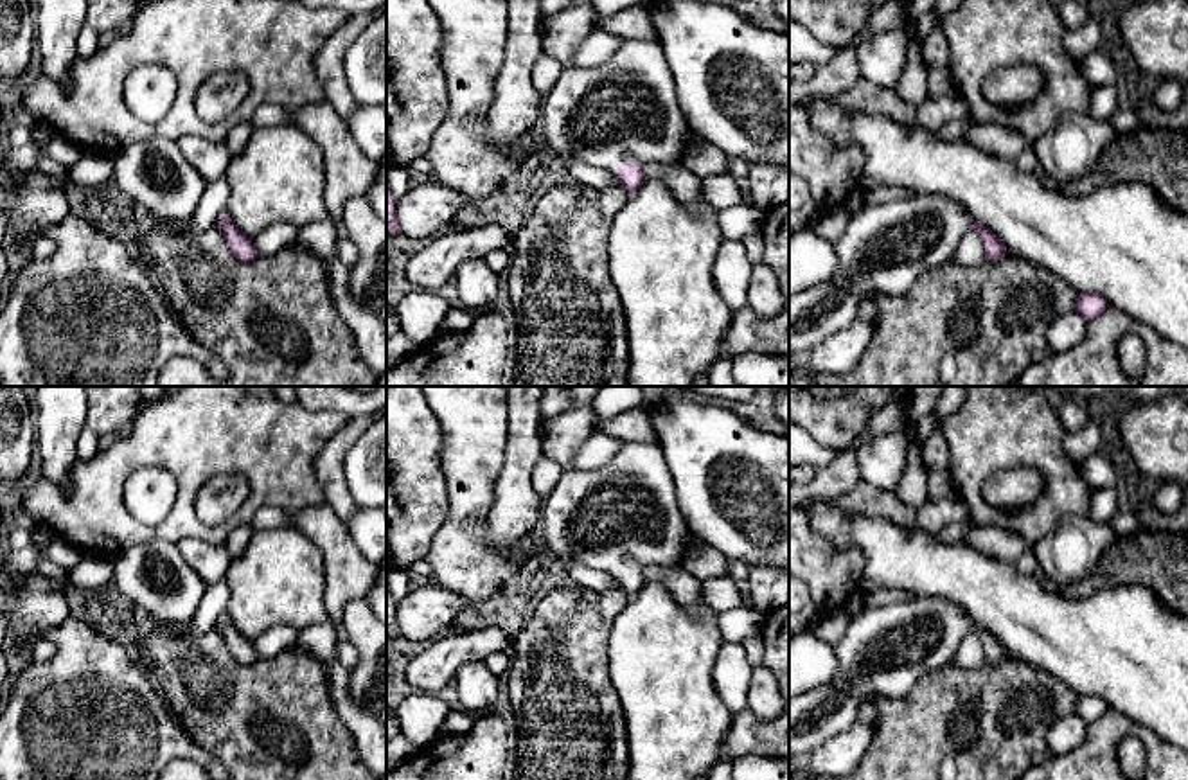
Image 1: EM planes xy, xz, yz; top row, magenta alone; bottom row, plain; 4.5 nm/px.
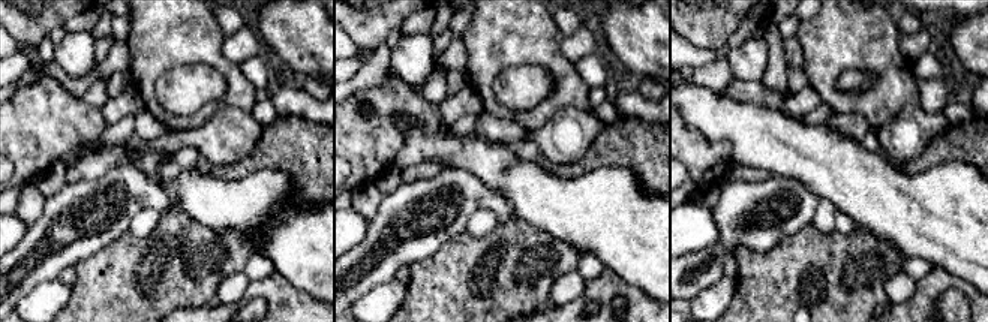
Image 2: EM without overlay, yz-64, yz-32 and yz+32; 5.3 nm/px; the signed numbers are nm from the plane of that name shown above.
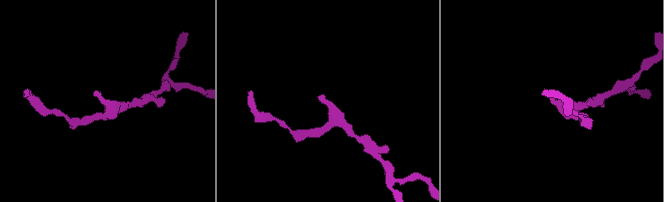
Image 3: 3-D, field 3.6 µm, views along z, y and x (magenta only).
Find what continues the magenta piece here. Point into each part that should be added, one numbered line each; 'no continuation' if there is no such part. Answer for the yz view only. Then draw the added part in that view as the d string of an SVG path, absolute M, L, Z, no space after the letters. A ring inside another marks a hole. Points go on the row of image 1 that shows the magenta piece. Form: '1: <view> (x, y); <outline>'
1: yz (885, 248); M940 194L864 203L836 243L836 273L789 298L789 356L856 322L863 298L909 291L927 270L951 261L971 226L972 217Z

